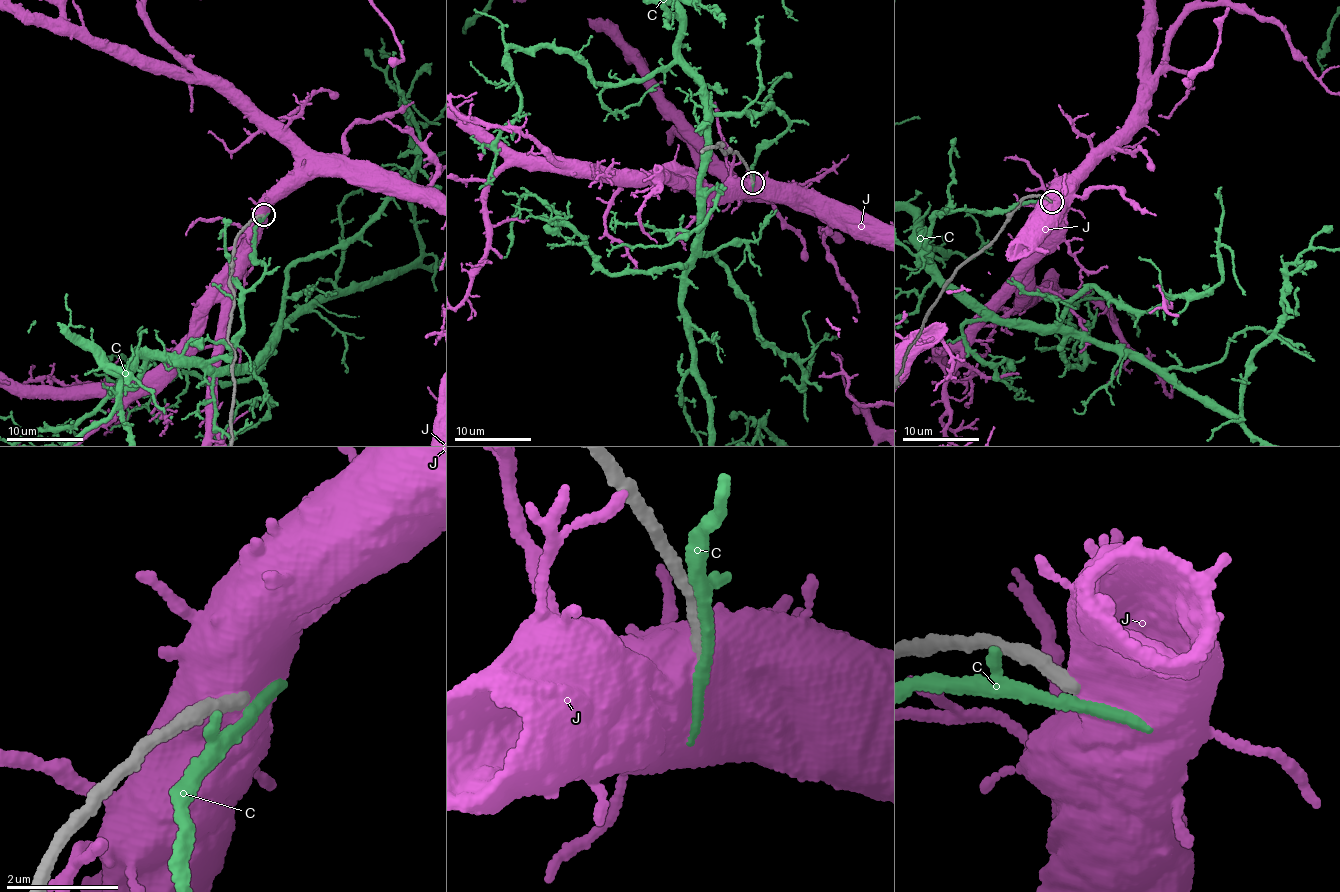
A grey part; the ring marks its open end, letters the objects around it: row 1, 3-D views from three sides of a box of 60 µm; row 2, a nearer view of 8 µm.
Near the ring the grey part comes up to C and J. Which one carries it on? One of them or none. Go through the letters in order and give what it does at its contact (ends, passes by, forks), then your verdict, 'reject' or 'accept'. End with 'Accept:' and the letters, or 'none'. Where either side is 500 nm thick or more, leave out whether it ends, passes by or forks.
C: it passes by; reject
J: reject
Accept: none

